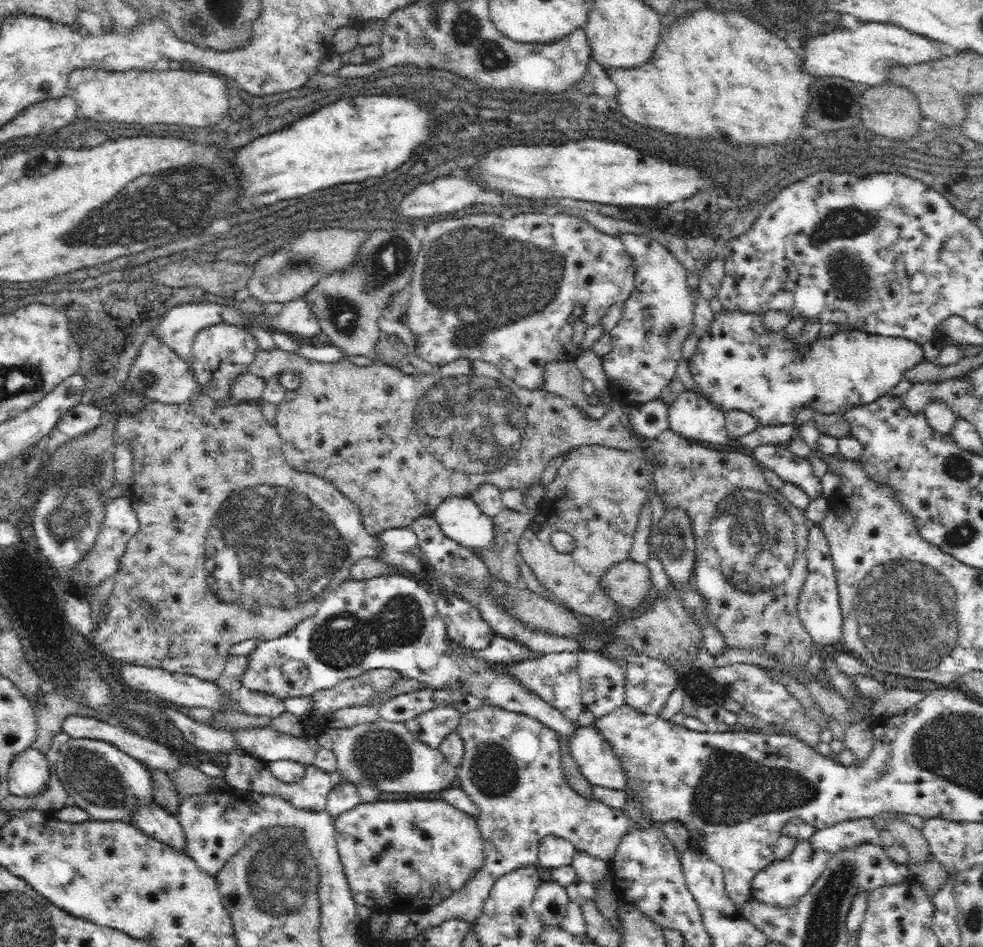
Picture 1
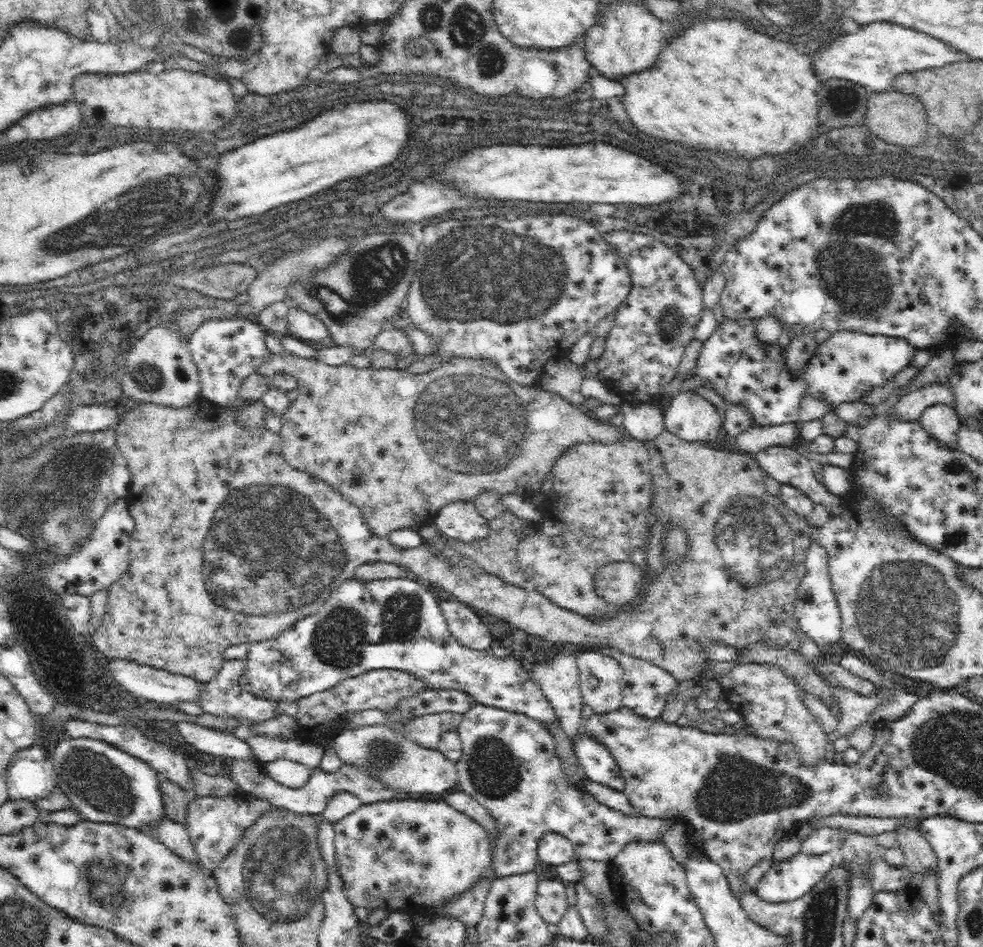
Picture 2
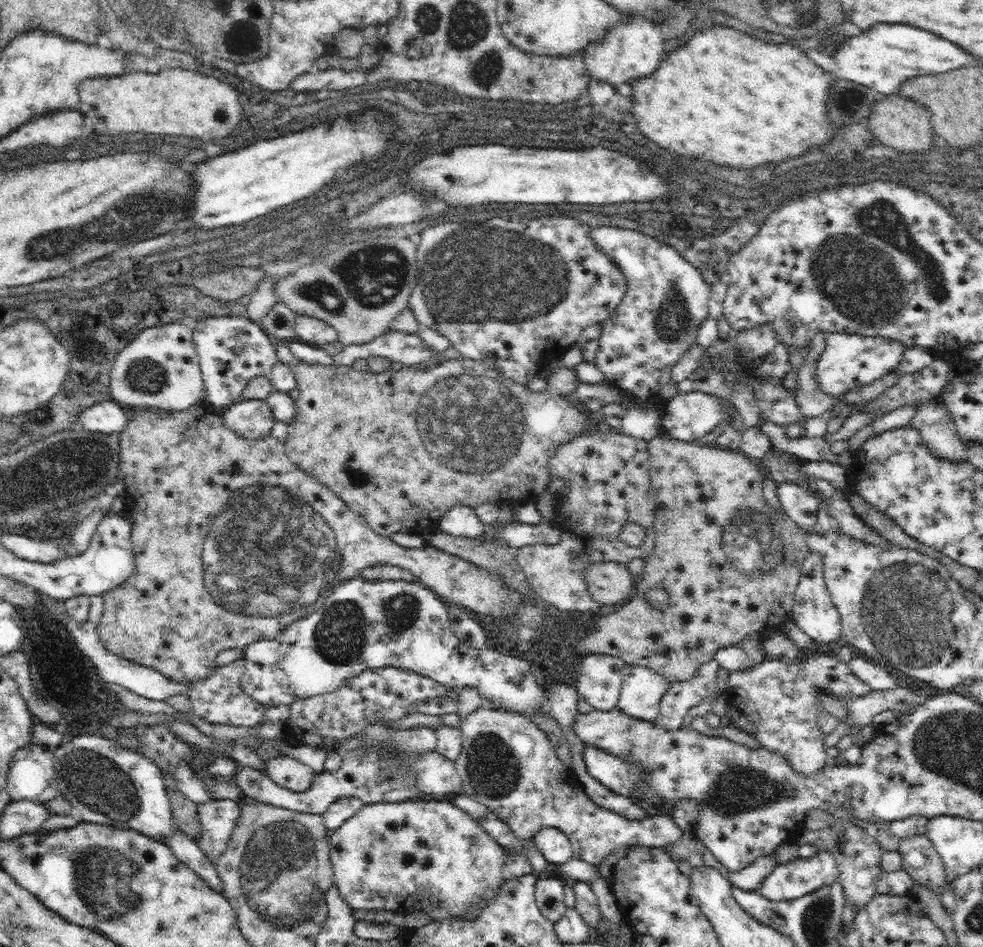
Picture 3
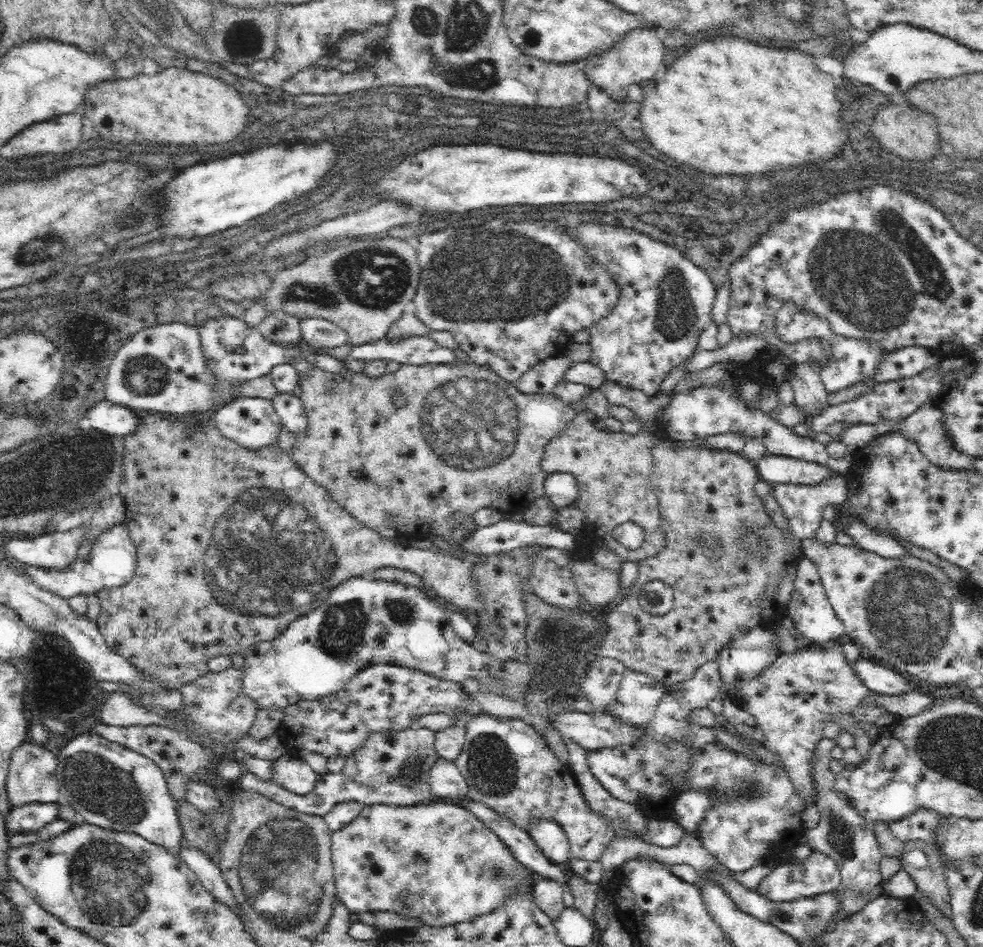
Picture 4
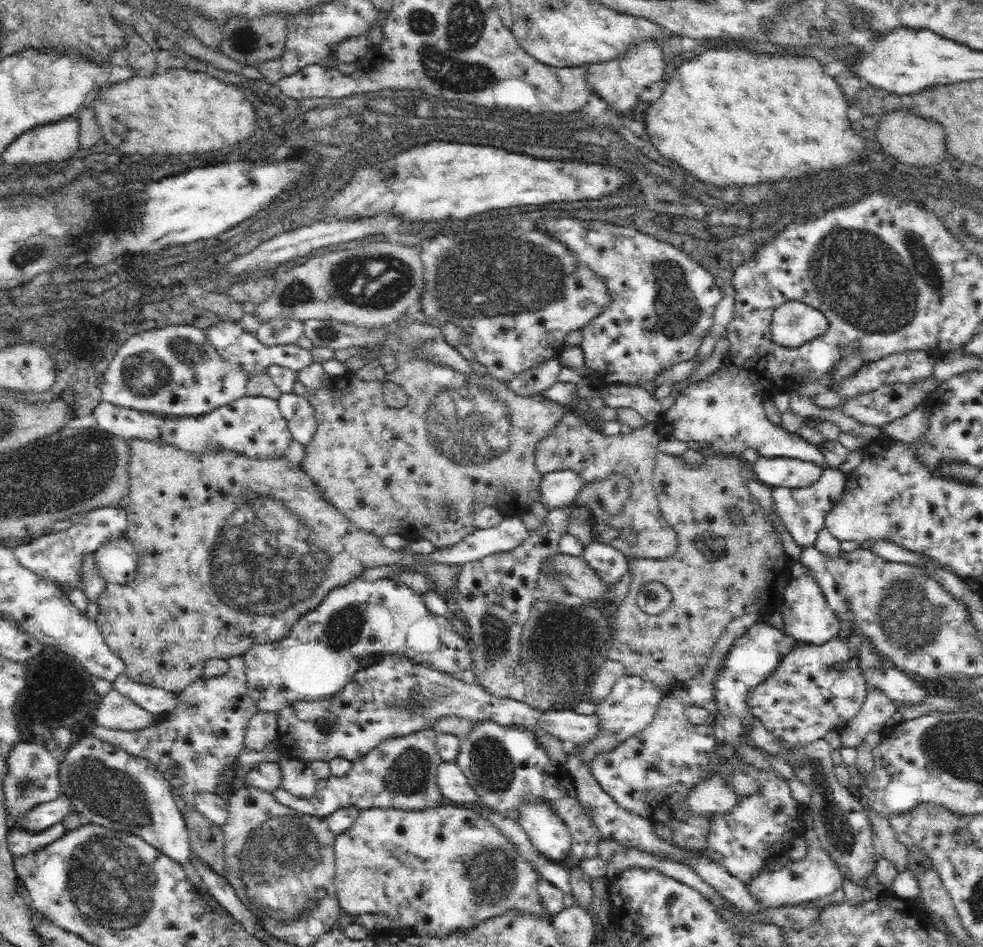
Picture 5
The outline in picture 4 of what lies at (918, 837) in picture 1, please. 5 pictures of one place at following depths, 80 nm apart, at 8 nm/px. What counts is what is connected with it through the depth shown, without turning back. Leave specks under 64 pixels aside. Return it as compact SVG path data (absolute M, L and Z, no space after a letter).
M906 841L901 858L901 868L908 871L923 898L937 906L951 918L951 896L941 872L936 851L924 841Z

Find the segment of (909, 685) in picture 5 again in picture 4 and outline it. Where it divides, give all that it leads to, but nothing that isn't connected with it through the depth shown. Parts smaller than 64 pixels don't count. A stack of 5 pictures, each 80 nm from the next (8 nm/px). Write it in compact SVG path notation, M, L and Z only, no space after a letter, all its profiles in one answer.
M864 654L856 661L856 670L862 682L871 691L886 695L899 695L912 690L908 688L900 671L874 661L871 657L864 658Z

